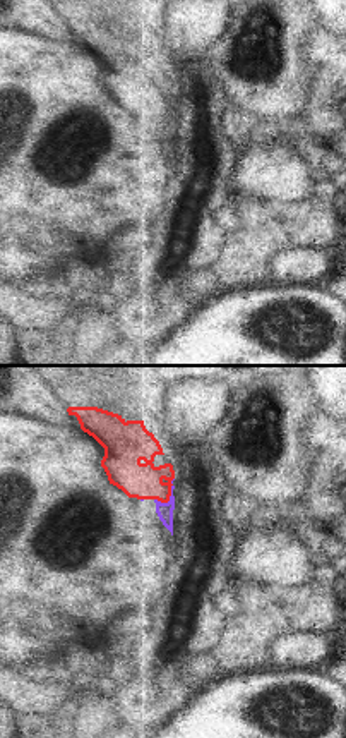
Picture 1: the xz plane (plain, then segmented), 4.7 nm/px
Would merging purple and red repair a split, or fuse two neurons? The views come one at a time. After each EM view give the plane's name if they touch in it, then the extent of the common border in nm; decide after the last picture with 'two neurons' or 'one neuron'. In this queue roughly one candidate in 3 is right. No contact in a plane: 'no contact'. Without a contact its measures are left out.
contact in xz; length 140 nm

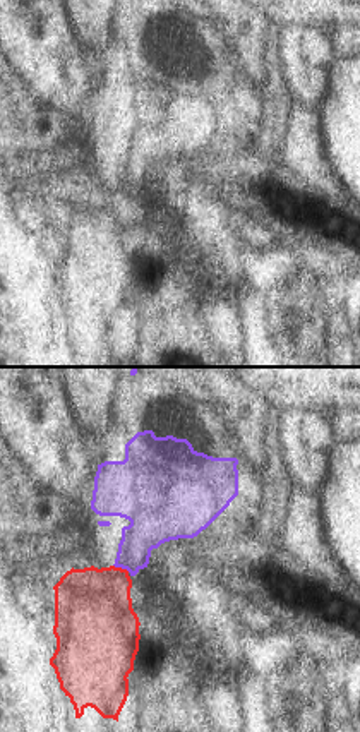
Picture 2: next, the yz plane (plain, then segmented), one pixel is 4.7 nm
contact in yz; length 90 nm

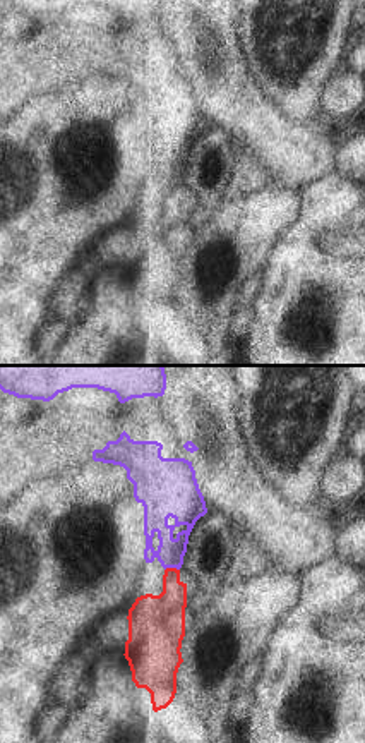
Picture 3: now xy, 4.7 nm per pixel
contact in xy; length 70 nm

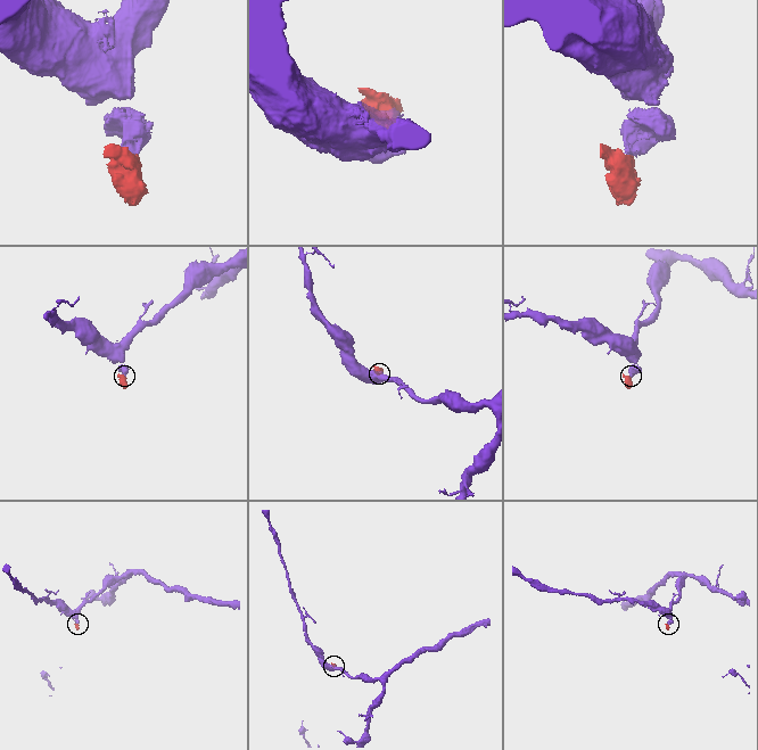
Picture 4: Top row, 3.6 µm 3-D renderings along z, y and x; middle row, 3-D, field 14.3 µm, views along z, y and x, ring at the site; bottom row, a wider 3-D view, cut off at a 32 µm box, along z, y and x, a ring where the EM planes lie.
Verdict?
one neuron

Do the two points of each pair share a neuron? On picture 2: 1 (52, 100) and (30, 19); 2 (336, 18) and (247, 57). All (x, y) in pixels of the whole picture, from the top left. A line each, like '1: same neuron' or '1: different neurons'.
1: same neuron
2: different neurons

